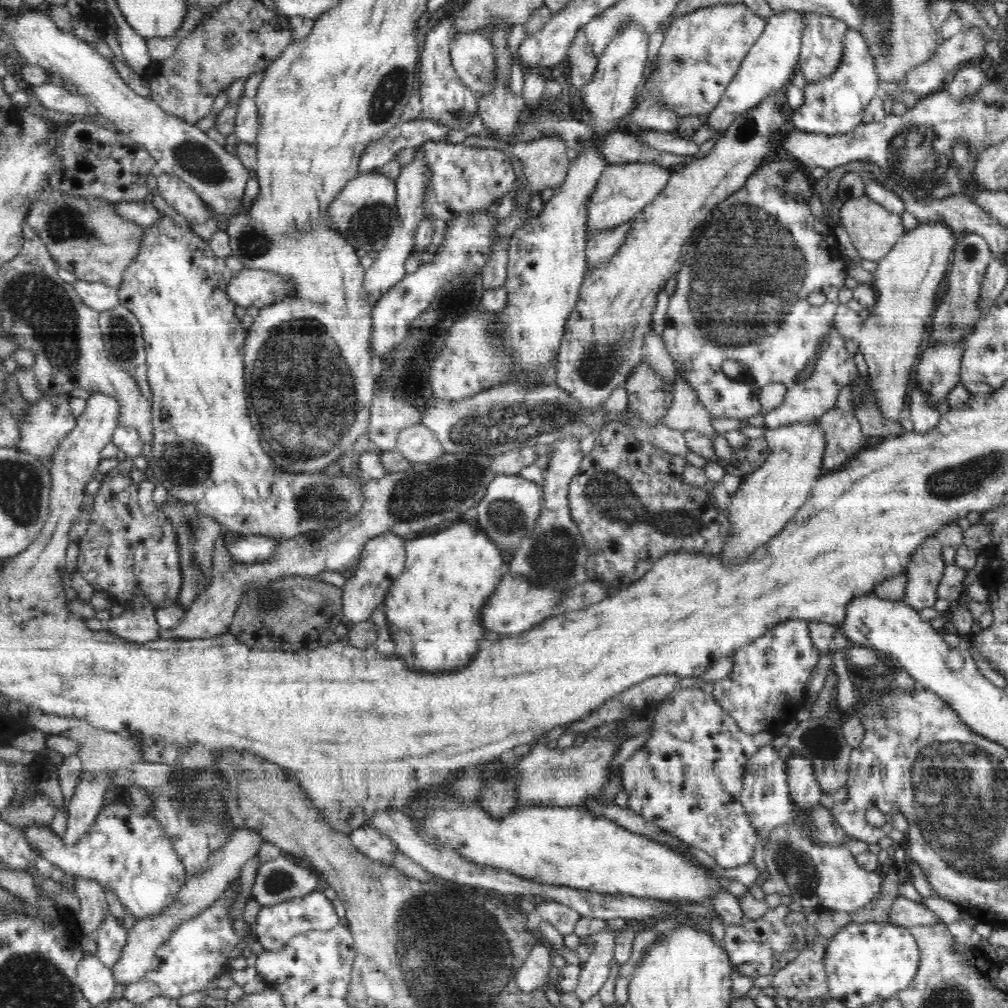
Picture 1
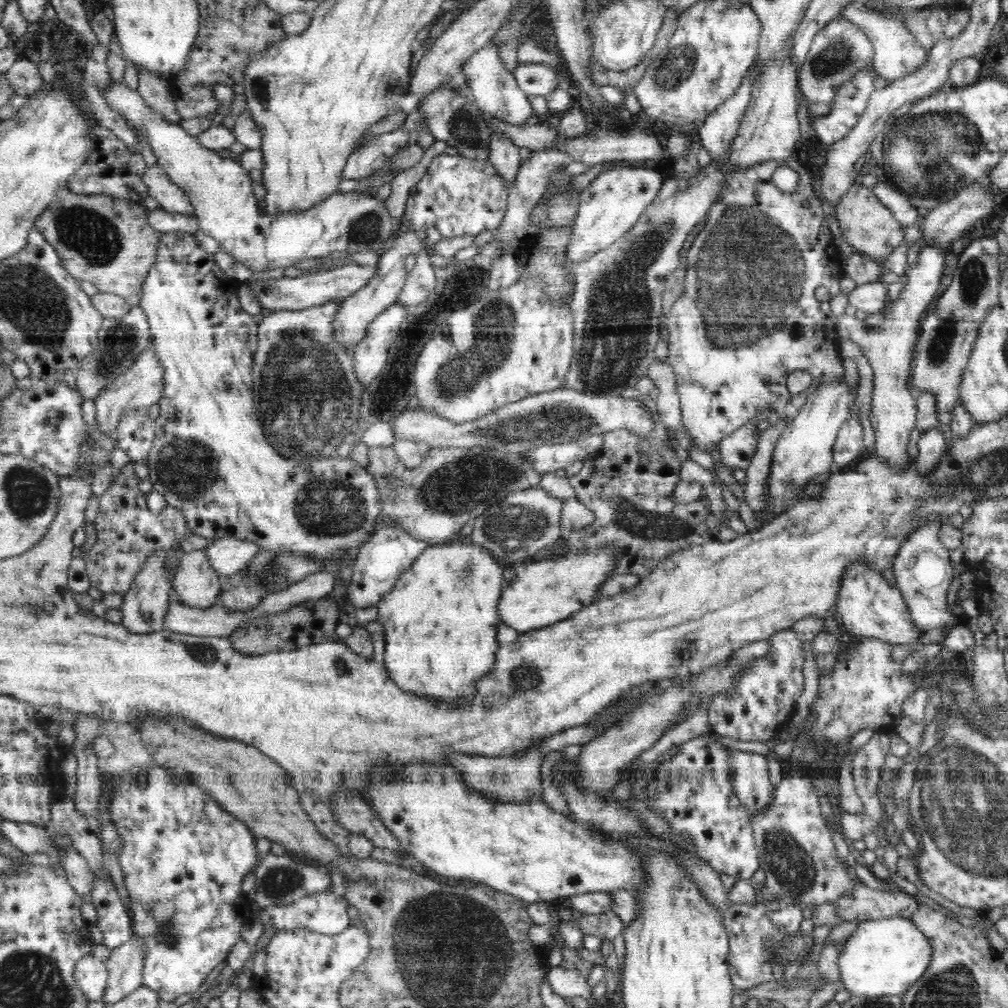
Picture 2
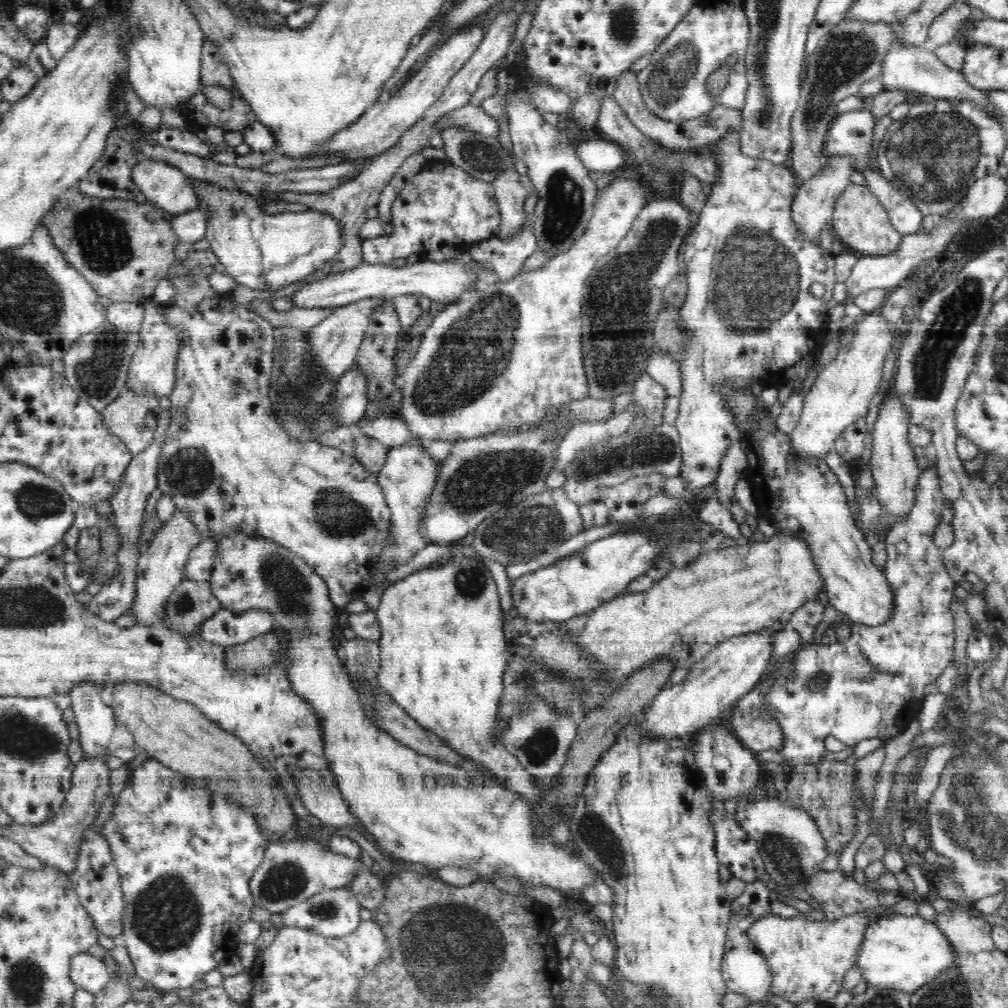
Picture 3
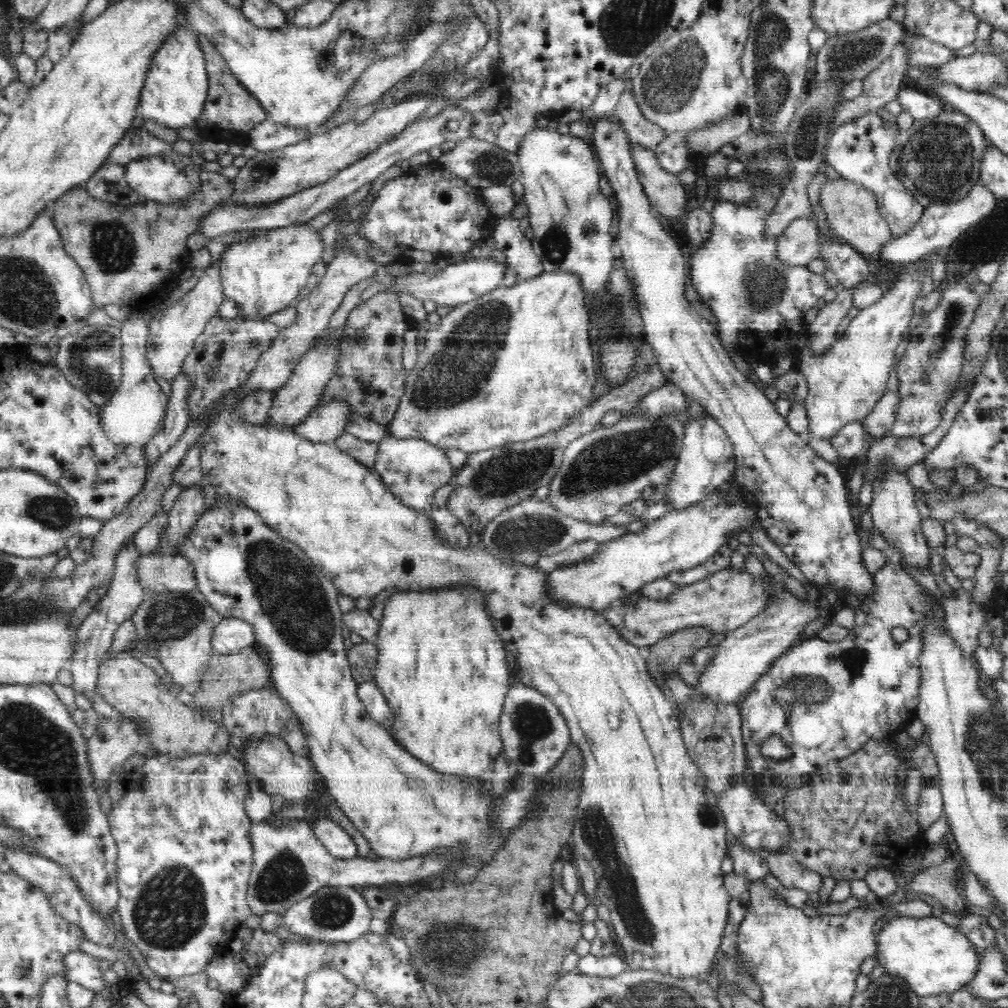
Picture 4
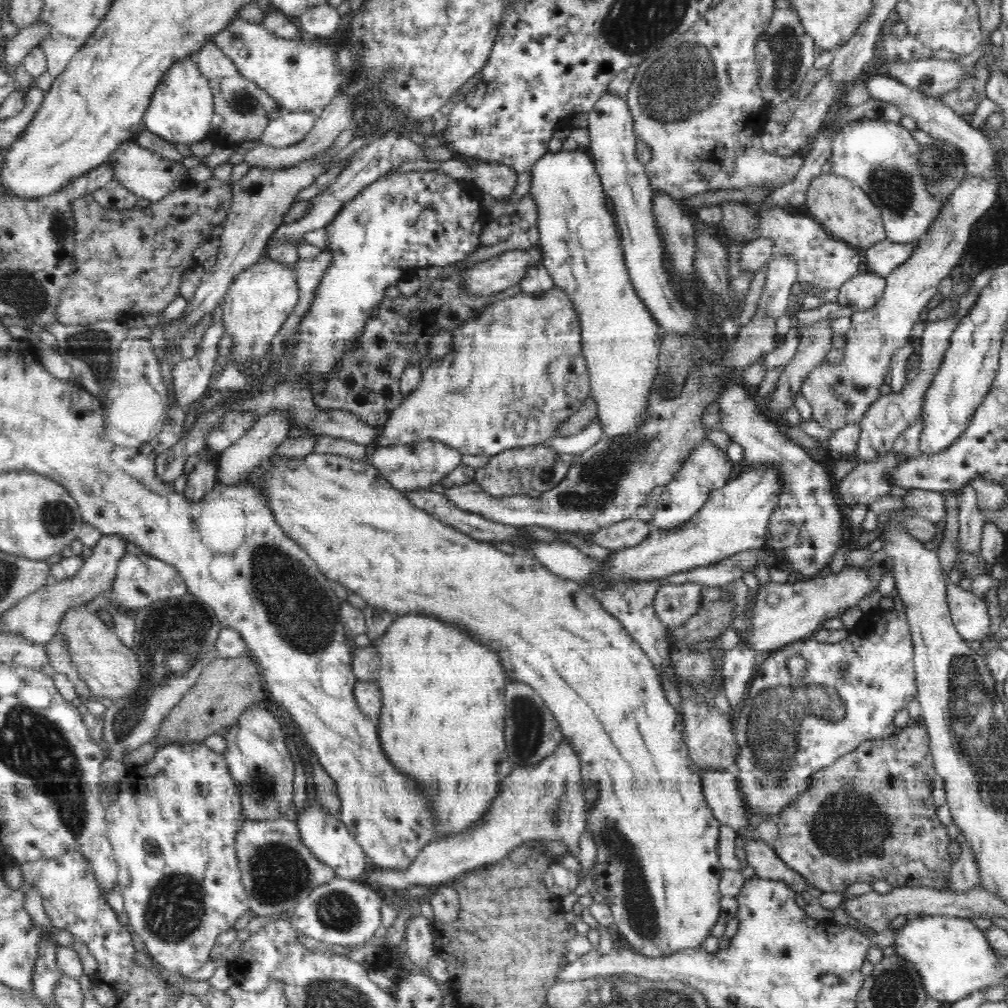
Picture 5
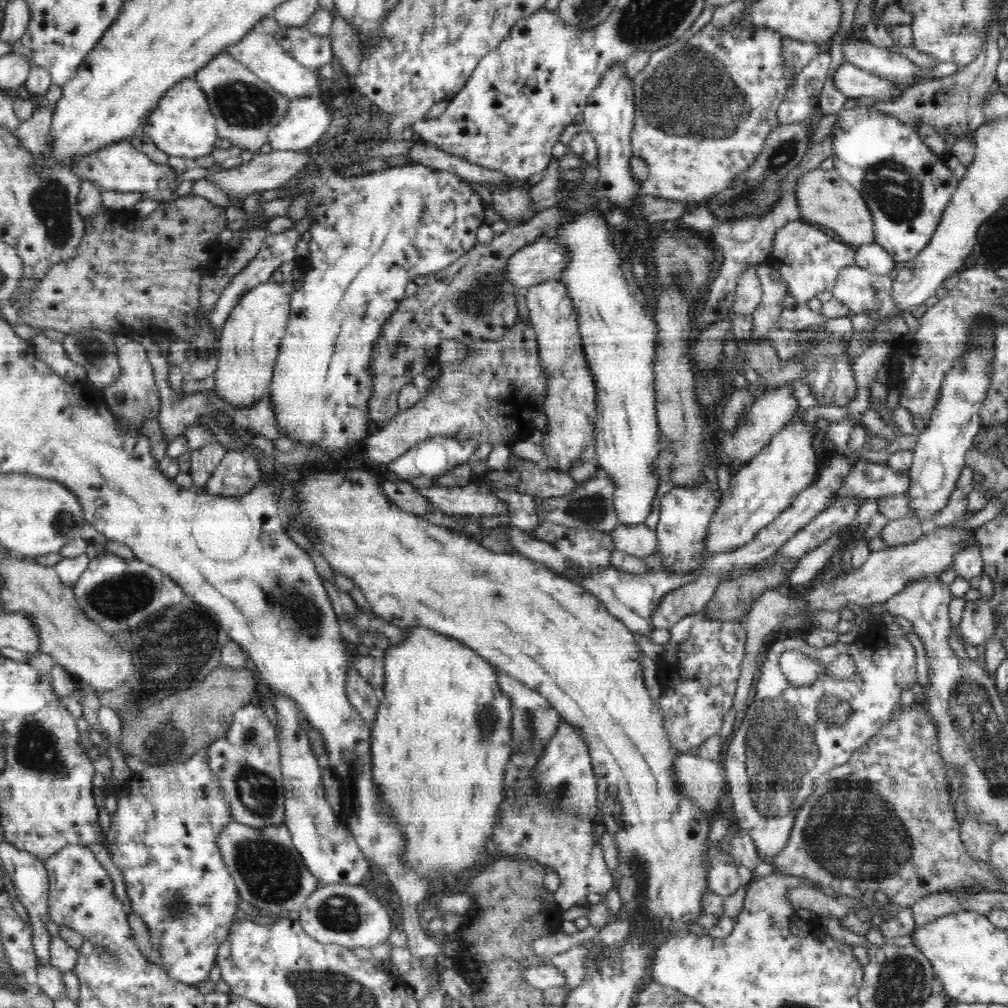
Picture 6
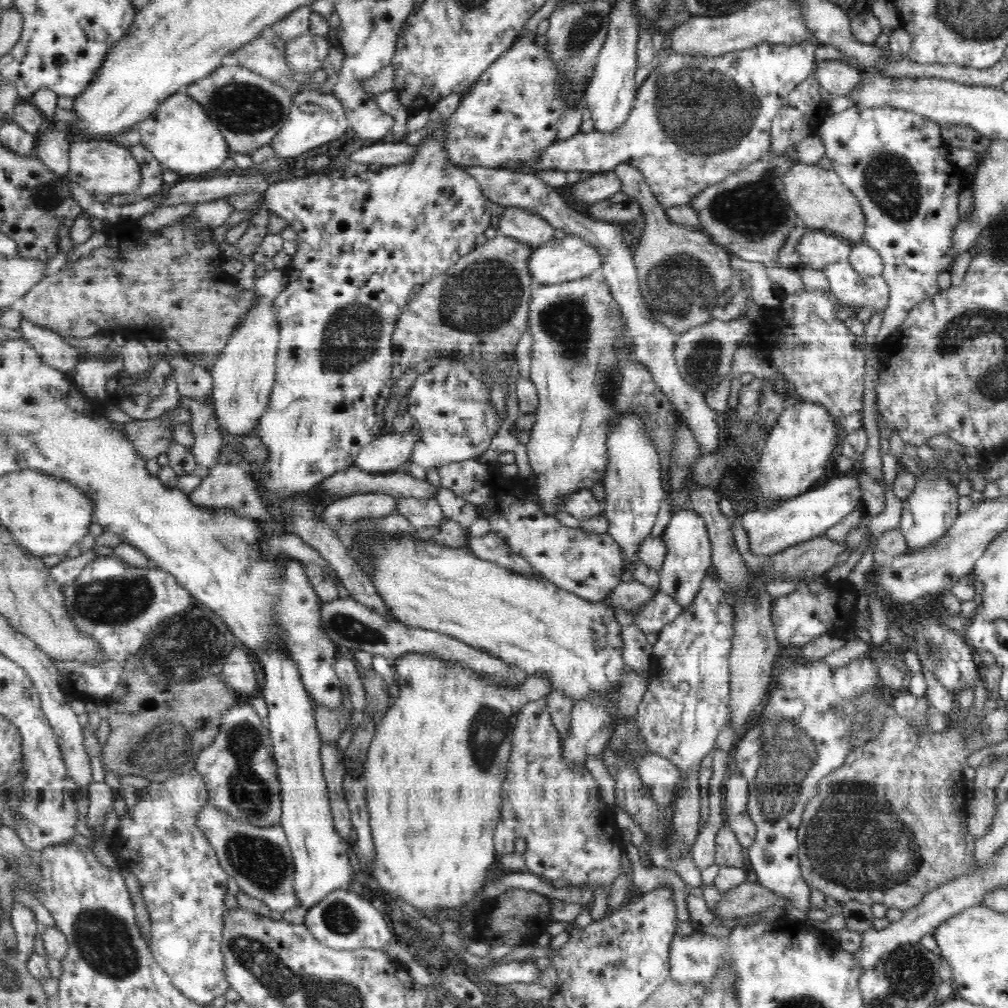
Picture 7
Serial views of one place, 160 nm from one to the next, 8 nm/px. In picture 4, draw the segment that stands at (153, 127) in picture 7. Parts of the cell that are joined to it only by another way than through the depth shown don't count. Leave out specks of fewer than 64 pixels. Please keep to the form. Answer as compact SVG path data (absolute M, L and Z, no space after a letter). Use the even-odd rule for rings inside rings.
M185 24L180 25L174 34L168 35L166 42L156 50L150 62L150 70L146 74L146 82L136 110L138 122L154 120L176 130L188 126L196 127L202 116L210 85L205 65L199 40Z

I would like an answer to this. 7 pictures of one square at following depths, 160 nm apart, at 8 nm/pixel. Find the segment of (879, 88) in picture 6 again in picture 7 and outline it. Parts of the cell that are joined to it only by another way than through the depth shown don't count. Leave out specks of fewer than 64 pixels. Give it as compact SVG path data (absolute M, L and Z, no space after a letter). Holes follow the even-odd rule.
M816 61L814 66L821 90L828 96L848 97L855 92L856 86L862 85L864 71L850 66L846 61Z

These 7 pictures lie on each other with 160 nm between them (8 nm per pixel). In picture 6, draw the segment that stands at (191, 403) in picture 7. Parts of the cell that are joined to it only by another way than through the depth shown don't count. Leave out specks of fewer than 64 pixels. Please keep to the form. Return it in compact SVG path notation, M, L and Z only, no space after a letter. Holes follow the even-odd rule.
M216 439L204 447L191 451L191 467L188 473L192 477L192 488L199 492L206 488L210 476L214 474L226 453L226 447L220 445Z

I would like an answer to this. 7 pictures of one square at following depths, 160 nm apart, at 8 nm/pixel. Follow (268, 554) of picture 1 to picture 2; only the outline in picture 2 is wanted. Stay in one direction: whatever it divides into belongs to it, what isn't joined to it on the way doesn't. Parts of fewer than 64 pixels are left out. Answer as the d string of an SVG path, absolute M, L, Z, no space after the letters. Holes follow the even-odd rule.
M233 537L214 541L206 550L210 567L221 576L232 576L243 571L261 552L256 544Z

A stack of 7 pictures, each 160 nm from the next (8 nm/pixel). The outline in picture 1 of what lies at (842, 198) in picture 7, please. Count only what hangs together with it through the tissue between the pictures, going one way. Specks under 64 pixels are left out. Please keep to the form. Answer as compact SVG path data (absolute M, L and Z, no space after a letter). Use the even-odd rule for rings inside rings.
M866 195L839 205L837 218L839 224L846 229L854 248L856 248L861 258L874 262L884 258L893 249L894 243L904 232L899 214L886 210L881 204L874 202Z

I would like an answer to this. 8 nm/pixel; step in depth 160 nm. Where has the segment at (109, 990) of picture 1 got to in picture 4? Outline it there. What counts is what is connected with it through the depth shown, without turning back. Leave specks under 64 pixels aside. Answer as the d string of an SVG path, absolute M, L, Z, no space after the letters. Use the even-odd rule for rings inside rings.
M80 950L66 954L64 958L64 975L69 982L76 982L94 994L102 992L107 987L104 981L104 969L100 968L99 959Z

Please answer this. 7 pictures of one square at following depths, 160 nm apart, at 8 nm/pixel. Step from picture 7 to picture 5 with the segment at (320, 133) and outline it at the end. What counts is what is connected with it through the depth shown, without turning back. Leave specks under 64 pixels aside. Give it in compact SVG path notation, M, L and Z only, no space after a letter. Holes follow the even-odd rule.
M282 109L278 118L271 120L264 129L259 143L273 147L298 144L313 129L318 113L290 112Z

